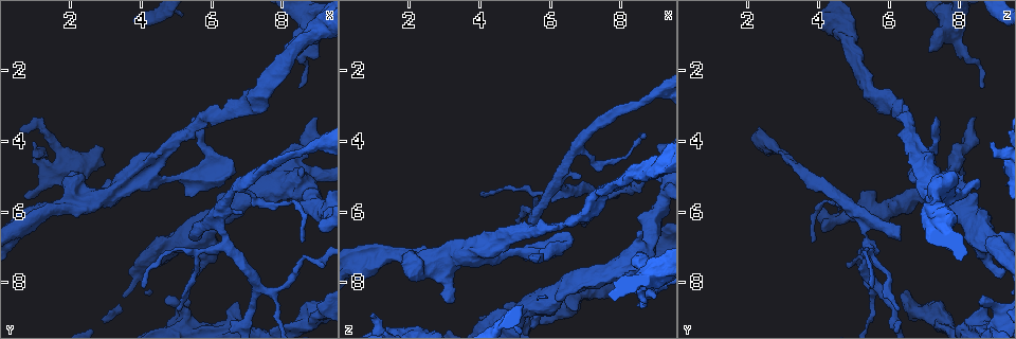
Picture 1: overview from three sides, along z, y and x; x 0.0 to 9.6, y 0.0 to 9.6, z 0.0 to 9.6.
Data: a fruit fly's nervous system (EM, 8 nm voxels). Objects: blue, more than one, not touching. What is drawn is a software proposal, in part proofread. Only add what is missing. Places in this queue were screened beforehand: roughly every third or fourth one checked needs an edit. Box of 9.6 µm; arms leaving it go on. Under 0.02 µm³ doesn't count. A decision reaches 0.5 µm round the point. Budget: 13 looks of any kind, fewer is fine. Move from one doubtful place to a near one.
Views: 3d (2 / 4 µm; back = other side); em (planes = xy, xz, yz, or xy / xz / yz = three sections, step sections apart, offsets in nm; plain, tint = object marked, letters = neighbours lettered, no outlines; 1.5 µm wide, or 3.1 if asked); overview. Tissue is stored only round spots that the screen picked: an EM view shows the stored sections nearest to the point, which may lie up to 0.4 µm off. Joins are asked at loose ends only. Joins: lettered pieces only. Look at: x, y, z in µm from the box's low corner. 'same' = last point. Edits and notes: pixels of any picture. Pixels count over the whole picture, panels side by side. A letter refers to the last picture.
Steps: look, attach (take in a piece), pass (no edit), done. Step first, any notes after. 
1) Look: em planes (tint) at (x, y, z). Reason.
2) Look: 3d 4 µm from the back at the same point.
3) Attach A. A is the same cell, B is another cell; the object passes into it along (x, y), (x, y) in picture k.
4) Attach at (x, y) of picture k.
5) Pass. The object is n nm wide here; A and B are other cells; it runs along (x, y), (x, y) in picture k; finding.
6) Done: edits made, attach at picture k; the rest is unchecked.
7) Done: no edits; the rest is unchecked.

Look: em planes (letters) at (5.50, 6.85, 6.25). Branch stops here.

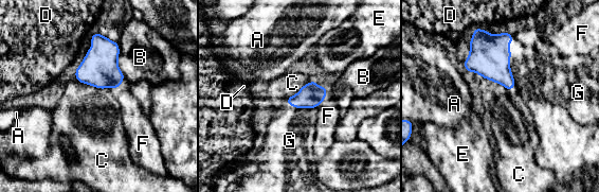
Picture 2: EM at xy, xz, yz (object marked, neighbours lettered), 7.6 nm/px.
Attach G. G is the same cell, A, B, C, D, E and F are other cells; the object passes into it along (489, 54), (512, 74), (536, 71) in picture 2; the neuron continues.

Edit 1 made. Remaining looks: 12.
Look: 3d 4 µm at (8.50, 1.45, 7.10).

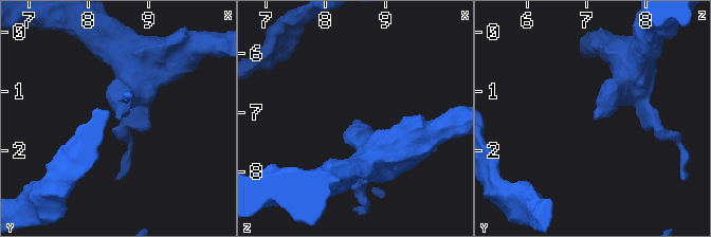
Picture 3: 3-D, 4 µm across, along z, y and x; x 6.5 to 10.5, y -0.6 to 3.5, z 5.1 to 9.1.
Look: em xy step 4 (letters) at (8.55, 1.50, 7.15).

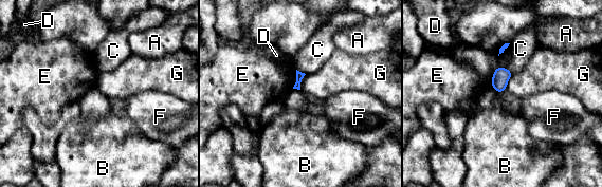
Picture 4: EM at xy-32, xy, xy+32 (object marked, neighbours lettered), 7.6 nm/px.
Look: em yz step 8 (letters) at the same point.

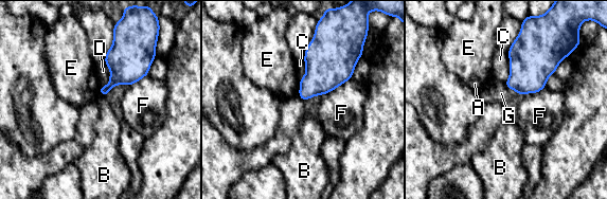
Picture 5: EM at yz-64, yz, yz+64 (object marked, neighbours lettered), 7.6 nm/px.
Pass. A, B, C, D, E, F and G are other cells; a border runs along (503, 83), (519, 94) in picture 5; no lettered piece goes on from it.

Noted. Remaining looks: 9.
Look: em planes (letters) at (3.15, 5.15, 8.60). An open end.

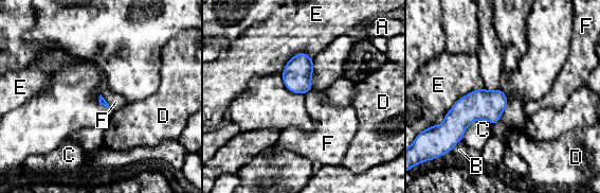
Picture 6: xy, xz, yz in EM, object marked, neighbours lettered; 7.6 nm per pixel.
Pass. A, B, C, D, E and F are other cells; a border runs along (105, 100), (111, 109) in picture 6; no lettered piece goes on from it.

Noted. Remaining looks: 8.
Look: 3d 4 µm at (8.40, 2.50, 8.65). Thin end.

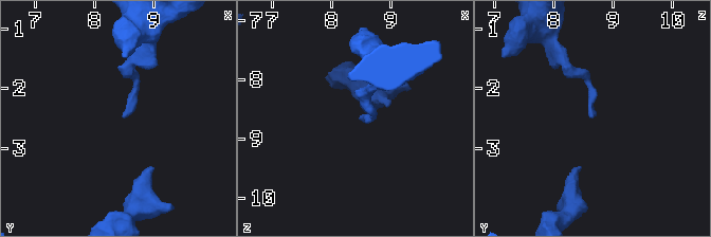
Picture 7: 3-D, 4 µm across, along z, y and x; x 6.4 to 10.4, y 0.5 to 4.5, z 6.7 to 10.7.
Look: em planes (plain) at (8.45, 2.45, 8.65).

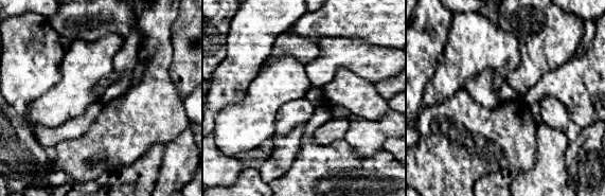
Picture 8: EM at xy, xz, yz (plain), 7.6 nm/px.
Look: em planes (letters) at the same point.

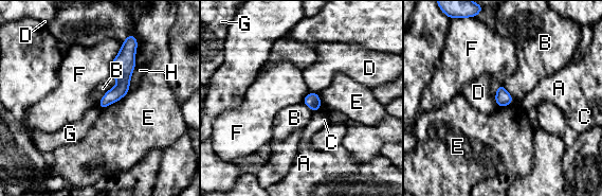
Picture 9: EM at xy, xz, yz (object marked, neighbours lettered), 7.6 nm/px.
Pass. A, B, C, D, E, F, G and H are other cells; it runs along (131, 48), (123, 85), (103, 105) in picture 9; no lettered piece goes on from it.

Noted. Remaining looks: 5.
Look: overview.

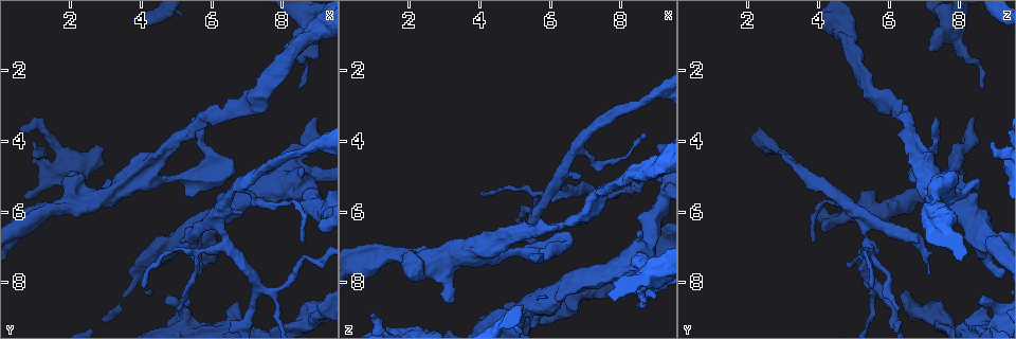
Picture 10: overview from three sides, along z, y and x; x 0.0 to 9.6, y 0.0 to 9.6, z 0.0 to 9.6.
Look: 3d 2 µm at (0.90, 4.05, 8.90). An open end.

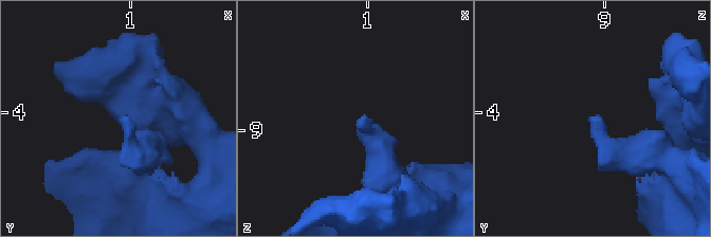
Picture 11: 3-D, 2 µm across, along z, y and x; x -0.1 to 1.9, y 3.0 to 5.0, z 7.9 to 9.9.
Look: em xy step 8 (tint) at (0.92, 4.06, 8.90).

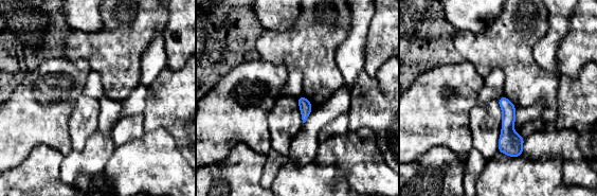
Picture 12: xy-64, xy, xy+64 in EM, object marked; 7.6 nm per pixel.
Look: em planes (letters) at the same point.

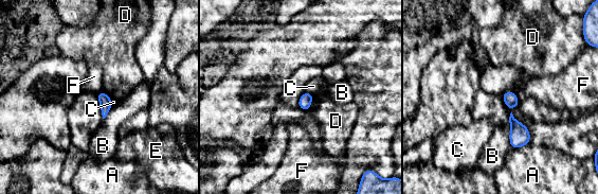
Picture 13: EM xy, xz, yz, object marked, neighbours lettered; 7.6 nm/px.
Pass. A, B, C, D, E and F are other cells; a border runs along (502, 93), (512, 91), (519, 102) in picture 13; none of them fits.

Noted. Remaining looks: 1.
Done: edits made, attach at picture 2; the rest is unchecked.

